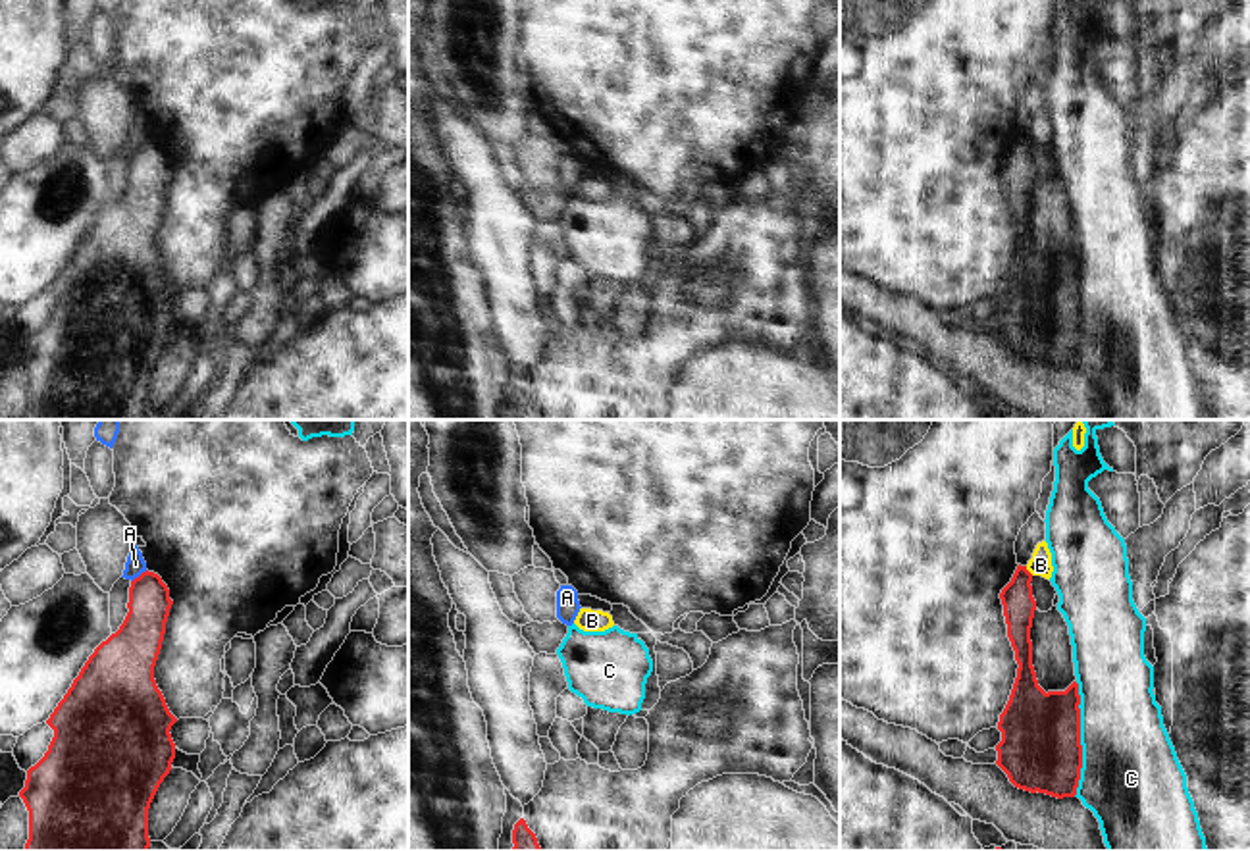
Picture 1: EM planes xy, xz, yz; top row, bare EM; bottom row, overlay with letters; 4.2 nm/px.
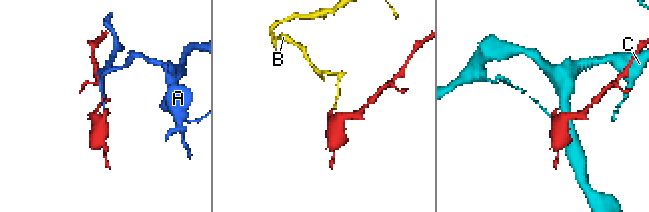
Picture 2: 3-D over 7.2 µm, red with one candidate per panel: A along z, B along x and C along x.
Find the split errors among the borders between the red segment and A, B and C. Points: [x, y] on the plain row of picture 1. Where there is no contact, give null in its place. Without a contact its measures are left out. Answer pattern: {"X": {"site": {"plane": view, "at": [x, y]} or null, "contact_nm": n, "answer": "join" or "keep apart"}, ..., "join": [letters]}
{"A": {"site": {"plane": "xy", "at": [141, 143]}, "contact_nm": 90, "answer": "keep apart"}, "B": {"site": {"plane": "yz", "at": [1027, 139]}, "contact_nm": 50, "answer": "keep apart"}, "C": {"site": {"plane": "yz", "at": [1079, 309]}, "contact_nm": 480, "answer": "keep apart"}, "join": []}

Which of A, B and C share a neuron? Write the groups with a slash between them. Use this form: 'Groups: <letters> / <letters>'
Groups: A / B / C.

